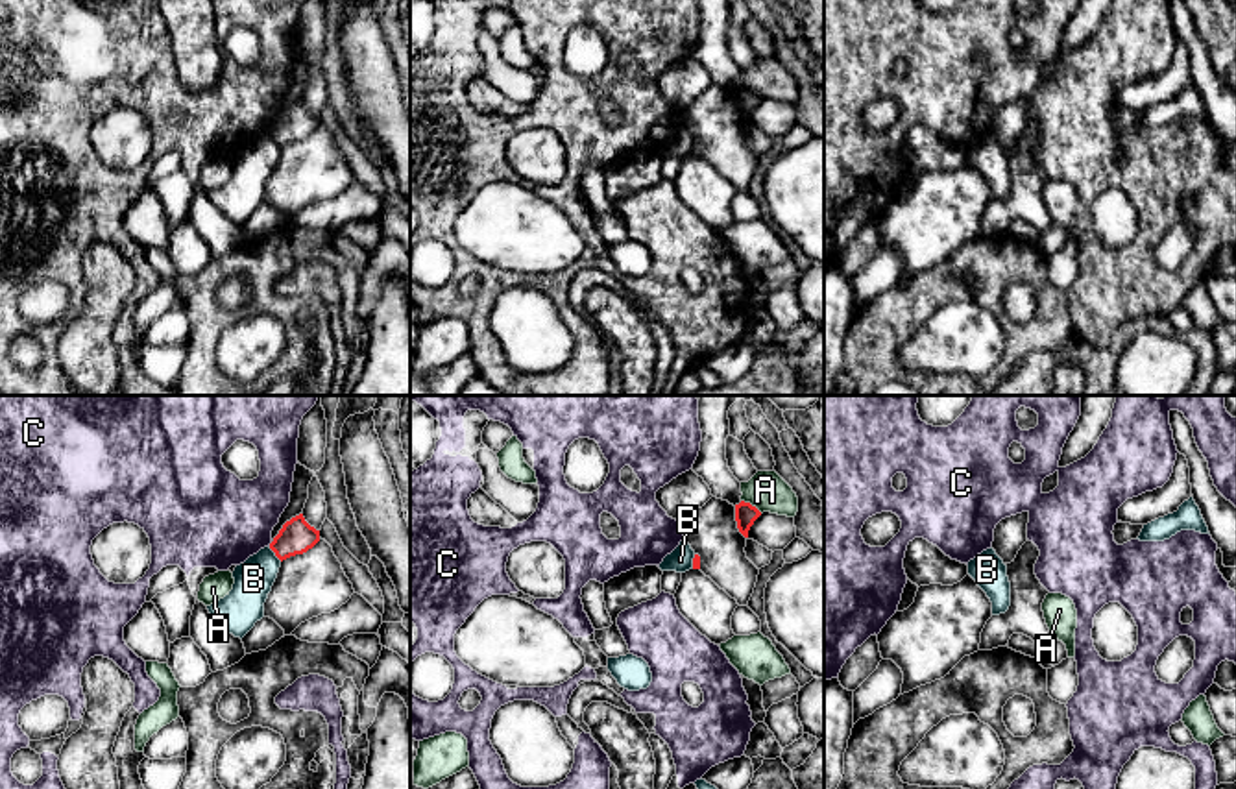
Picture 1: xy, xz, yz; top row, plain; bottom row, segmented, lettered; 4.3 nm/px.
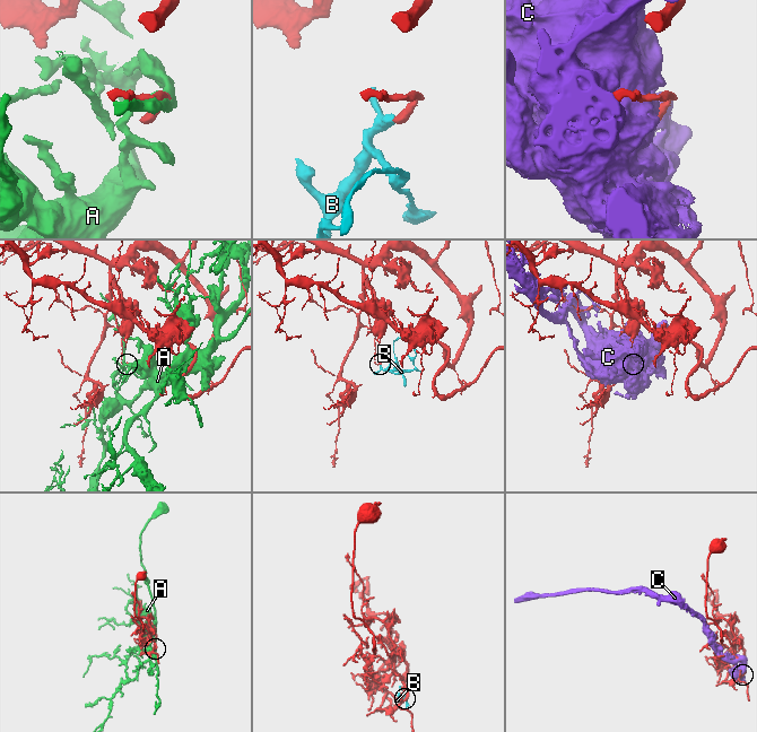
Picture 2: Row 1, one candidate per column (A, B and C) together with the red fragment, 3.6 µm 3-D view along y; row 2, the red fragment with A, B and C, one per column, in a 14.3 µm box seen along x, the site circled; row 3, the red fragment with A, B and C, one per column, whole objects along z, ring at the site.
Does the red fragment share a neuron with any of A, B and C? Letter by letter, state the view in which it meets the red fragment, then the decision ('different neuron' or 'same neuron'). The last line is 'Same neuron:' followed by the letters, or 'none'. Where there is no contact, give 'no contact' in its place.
A: contact in xz; different neuron
B: contact in xy; different neuron
C: contact in xy; different neuron
Same neuron: none

